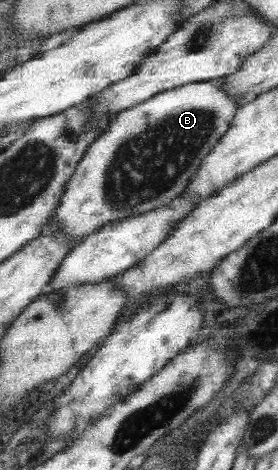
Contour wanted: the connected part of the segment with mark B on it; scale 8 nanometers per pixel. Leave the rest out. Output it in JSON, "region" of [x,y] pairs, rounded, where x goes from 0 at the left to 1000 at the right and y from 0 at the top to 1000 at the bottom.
{"region":[[[799,166],[629,185],[403,247],[396,270],[374,287],[345,291],[273,355],[273,368],[241,394],[216,438],[198,443],[173,483],[209,485],[230,491],[230,500],[295,511],[396,474],[558,449],[655,415],[719,360],[734,334],[838,270],[849,236],[871,223],[856,206],[813,194],[809,177],[813,168]]]}

